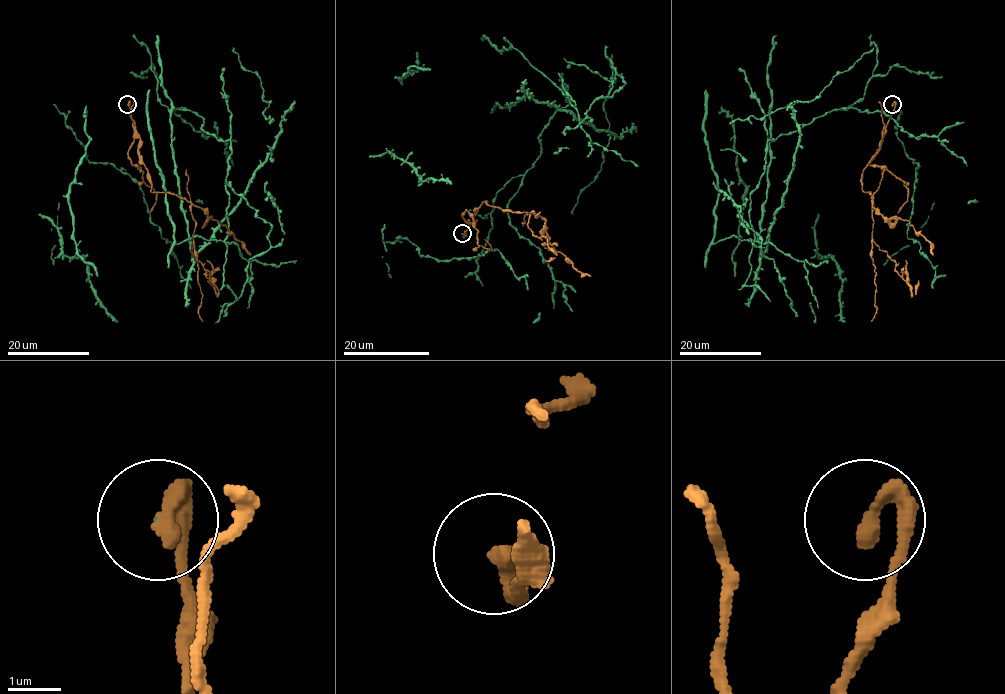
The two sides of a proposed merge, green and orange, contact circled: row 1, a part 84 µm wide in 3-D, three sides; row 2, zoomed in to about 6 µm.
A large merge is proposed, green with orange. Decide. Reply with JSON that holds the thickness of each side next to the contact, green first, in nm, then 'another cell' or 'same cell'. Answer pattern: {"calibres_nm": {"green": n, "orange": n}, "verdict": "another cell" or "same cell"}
{"calibres_nm": {"green": 30, "orange": 380}, "verdict": "another cell"}

